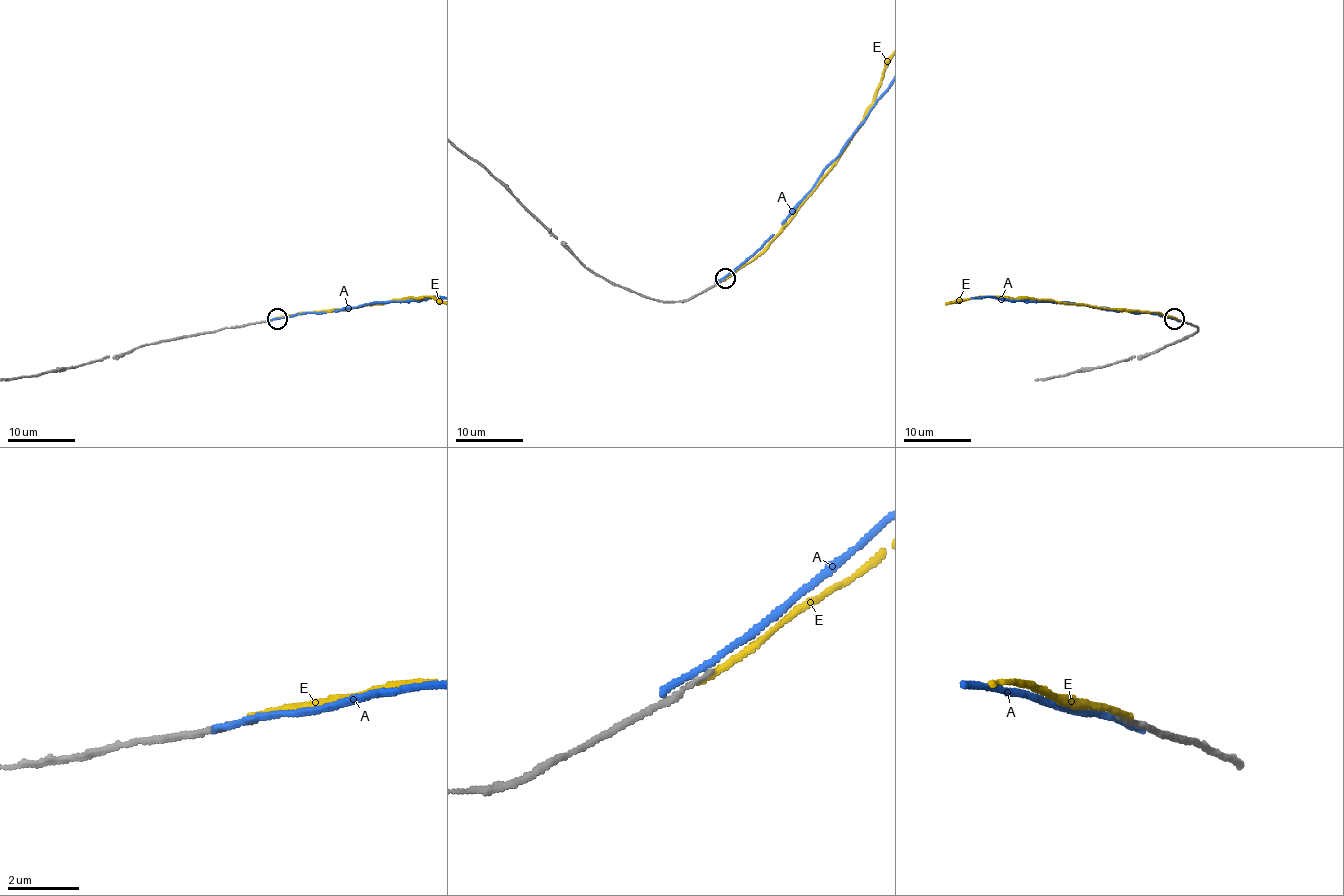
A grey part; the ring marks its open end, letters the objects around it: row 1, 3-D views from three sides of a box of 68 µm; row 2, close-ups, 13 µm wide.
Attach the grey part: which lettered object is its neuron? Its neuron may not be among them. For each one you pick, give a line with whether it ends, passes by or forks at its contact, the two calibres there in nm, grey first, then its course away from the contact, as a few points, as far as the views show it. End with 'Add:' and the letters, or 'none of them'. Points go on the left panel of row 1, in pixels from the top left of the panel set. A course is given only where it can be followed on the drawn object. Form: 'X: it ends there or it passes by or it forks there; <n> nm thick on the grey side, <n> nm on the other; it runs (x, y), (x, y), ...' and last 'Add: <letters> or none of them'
Add: none of them

